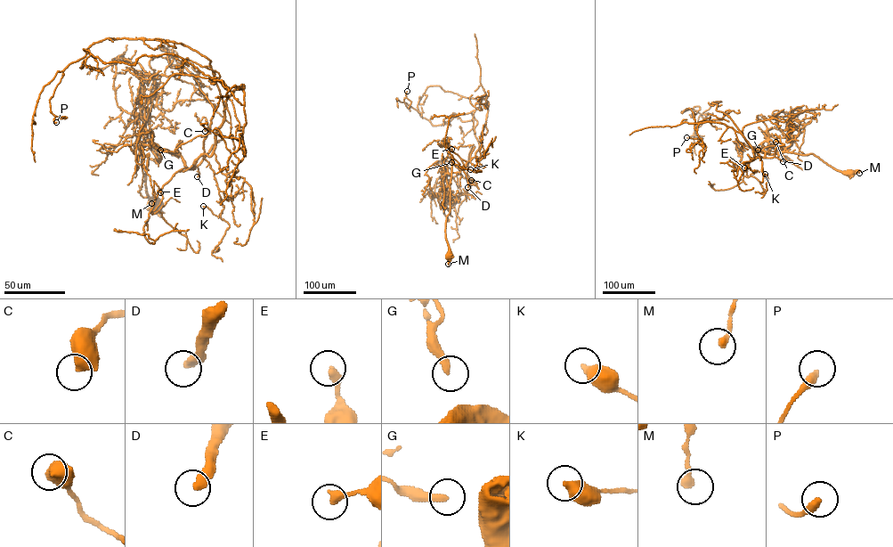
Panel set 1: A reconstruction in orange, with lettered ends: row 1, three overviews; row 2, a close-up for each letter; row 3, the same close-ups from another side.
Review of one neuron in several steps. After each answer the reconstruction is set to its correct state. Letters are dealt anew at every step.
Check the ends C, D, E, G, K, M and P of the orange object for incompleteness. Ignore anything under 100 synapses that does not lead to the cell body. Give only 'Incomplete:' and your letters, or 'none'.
Incomplete: D

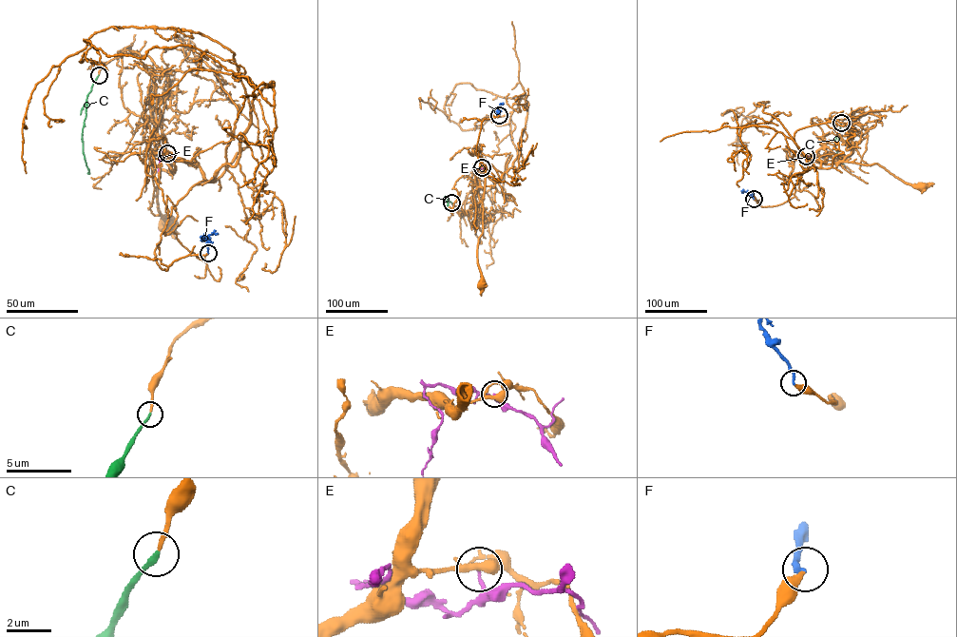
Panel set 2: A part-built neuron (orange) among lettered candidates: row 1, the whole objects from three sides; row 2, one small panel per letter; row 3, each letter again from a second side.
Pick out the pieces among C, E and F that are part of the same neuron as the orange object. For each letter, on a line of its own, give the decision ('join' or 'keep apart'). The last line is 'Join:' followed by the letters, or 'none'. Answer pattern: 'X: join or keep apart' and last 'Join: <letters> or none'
C: join
E: keep apart
F: keep apart
Join: C

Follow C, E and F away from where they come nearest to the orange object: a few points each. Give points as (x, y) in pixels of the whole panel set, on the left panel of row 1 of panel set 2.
C: (98, 75), (86, 99), (83, 128), (83, 151), (87, 173)
E: (167, 153), (160, 152), (159, 175)
F: (208, 253), (203, 237), (218, 234)

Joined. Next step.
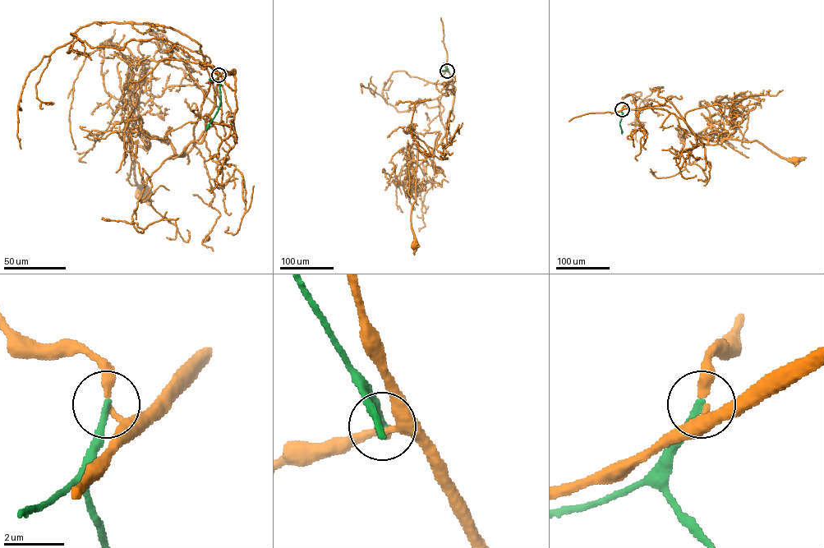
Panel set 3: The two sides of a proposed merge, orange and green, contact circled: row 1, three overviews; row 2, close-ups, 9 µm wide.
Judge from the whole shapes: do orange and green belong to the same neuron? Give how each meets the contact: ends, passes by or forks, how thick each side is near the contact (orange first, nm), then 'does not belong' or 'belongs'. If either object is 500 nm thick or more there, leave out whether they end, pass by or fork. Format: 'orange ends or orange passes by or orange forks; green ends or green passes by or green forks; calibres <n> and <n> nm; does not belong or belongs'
orange passes by; green ends; calibres 240 and 220 nm; does not belong

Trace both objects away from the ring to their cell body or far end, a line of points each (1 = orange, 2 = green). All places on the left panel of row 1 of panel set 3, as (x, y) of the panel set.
1: (218, 75), (234, 71), (218, 83), (202, 141), (178, 155), (156, 136), (136, 147), (134, 177), (145, 194)
2: (218, 75), (219, 106), (206, 130)

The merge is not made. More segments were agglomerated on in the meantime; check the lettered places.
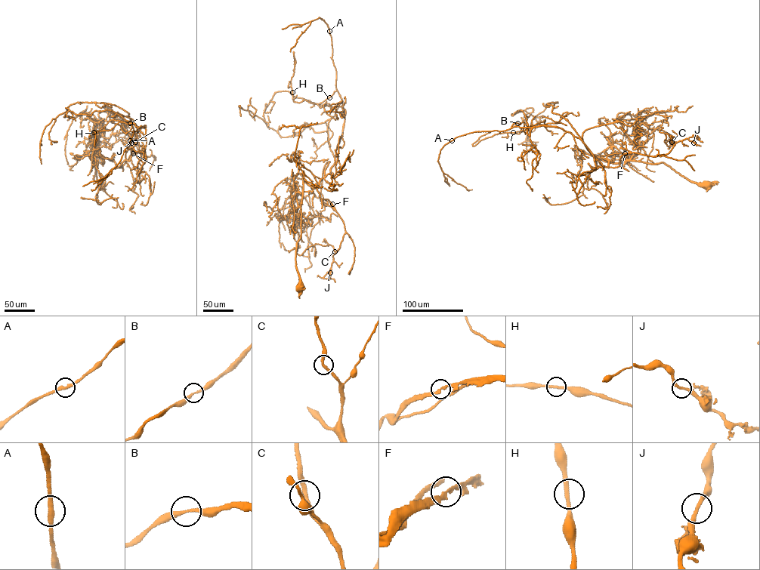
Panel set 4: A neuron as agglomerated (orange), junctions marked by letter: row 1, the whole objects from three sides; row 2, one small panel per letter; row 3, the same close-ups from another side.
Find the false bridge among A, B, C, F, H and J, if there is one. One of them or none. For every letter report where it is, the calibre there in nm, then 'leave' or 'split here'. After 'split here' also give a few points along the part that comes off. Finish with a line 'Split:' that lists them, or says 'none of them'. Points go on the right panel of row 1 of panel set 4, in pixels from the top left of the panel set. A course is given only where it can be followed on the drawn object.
A: at (452, 140); 320 nm thick; leave
B: at (517, 123); 240 nm thick; leave
C: at (671, 142); 280 nm thick; leave
F: at (625, 153); 200 nm thick; leave
H: at (513, 132); 280 nm thick; leave
J: at (693, 143); 260 nm thick; leave
Split: none of them

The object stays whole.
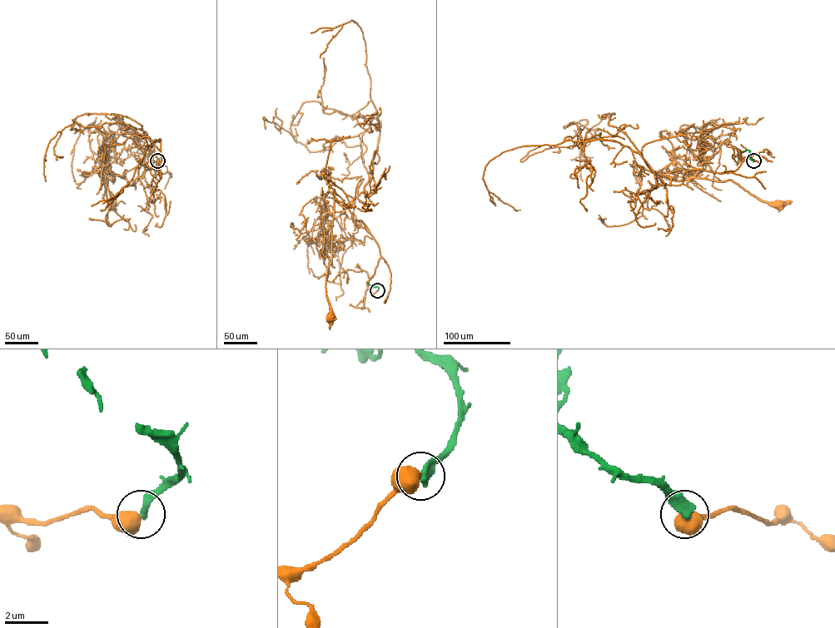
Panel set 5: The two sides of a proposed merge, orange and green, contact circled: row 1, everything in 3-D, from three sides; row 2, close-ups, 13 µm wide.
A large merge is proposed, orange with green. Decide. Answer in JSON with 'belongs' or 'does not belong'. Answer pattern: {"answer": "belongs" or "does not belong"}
{"answer": "does not belong"}

